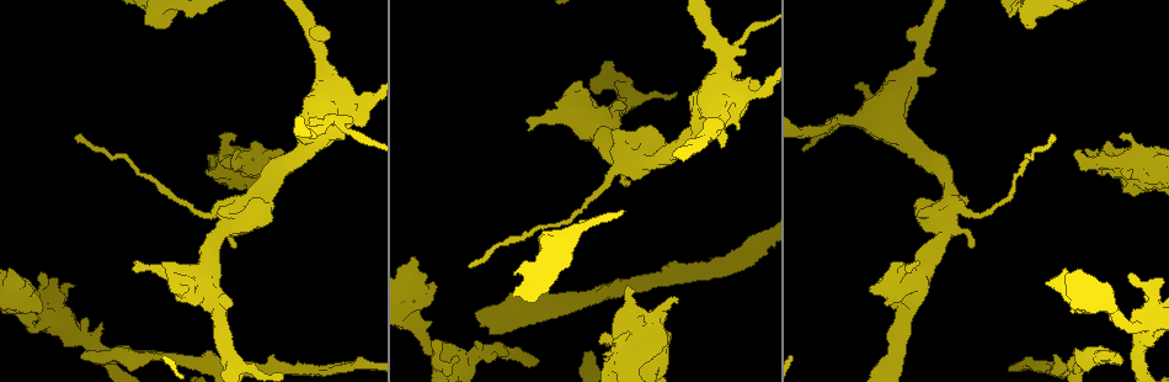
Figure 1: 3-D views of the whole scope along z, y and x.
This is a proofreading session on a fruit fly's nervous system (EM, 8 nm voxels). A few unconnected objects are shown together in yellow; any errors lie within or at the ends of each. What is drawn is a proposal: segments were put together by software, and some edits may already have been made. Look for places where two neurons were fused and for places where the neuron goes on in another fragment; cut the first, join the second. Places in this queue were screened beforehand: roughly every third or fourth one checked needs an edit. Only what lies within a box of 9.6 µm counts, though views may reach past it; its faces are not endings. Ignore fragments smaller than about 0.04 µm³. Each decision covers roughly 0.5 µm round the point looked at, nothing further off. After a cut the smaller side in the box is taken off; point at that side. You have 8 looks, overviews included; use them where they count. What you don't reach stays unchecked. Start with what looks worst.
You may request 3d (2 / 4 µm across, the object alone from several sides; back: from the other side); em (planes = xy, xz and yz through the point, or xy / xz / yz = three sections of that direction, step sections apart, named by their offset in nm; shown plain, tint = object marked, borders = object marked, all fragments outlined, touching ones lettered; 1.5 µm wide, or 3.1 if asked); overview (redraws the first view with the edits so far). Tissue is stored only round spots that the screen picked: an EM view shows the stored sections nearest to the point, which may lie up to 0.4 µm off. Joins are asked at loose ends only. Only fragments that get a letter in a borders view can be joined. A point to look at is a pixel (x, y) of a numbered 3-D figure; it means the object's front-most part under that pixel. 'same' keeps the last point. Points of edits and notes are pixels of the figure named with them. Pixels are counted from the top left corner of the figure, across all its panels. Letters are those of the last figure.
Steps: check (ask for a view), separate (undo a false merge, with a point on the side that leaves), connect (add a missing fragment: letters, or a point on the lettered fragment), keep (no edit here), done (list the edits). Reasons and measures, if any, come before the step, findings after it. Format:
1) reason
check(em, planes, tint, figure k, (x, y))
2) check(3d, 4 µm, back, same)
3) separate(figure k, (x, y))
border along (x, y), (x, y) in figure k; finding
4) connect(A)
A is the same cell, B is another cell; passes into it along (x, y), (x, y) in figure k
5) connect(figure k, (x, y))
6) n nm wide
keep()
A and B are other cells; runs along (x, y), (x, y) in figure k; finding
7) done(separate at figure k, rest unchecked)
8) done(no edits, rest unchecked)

sudden change in width
check(3d, 2 µm, figure 1, (521, 298))

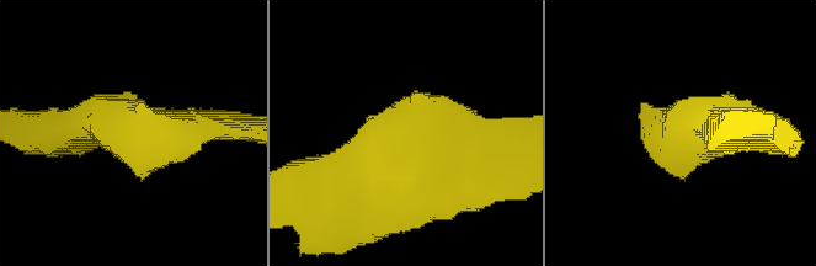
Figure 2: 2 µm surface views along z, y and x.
check(em, planes, plain, figure 2, (678, 133))

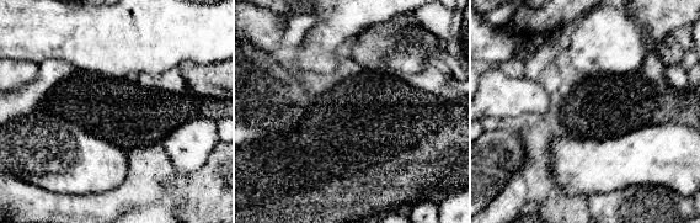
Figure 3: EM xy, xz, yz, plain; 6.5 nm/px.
see the neighbours
check(em, planes, borders, same)

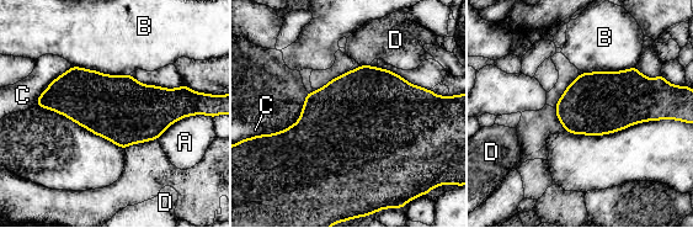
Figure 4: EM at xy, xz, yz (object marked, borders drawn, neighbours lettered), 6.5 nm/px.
keep()
A, B, C and D are other cells; border along (74, 65), (107, 74), (129, 74) in figure 4; all the same neuron

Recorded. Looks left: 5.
an open end
check(em, planes, borders, figure 1, (1087, 152))

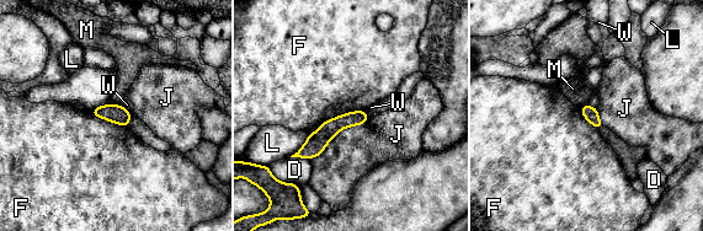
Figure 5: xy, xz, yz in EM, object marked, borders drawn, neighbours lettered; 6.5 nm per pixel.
keep()
D, F, J, L, M and W are other cells; border along (365, 109), (341, 113), (320, 123) in figure 5; no lettered fragment goes on from it

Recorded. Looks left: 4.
branch point
check(em, planes, borders, figure 1, (615, 286))

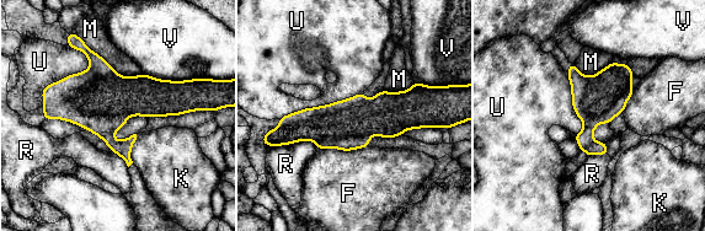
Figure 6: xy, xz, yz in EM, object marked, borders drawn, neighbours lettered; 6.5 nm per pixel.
M touches over 480 nm
keep()
F, K, M, R, U and V are other cells; runs along (427, 105), (348, 124), (282, 124) in figure 6; continuous, no second neuron

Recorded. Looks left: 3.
done(no edits, rest unchecked)

